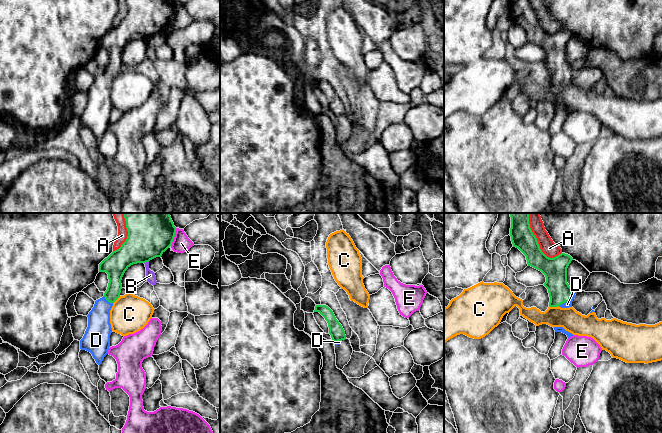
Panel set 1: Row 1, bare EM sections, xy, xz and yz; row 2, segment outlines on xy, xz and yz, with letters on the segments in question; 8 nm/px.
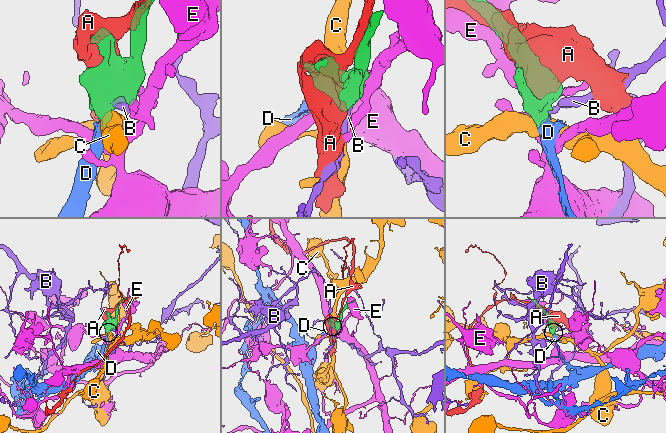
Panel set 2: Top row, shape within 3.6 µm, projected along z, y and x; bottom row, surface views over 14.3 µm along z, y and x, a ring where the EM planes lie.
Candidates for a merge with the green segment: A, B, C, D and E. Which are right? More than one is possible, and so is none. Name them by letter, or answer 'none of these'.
D

